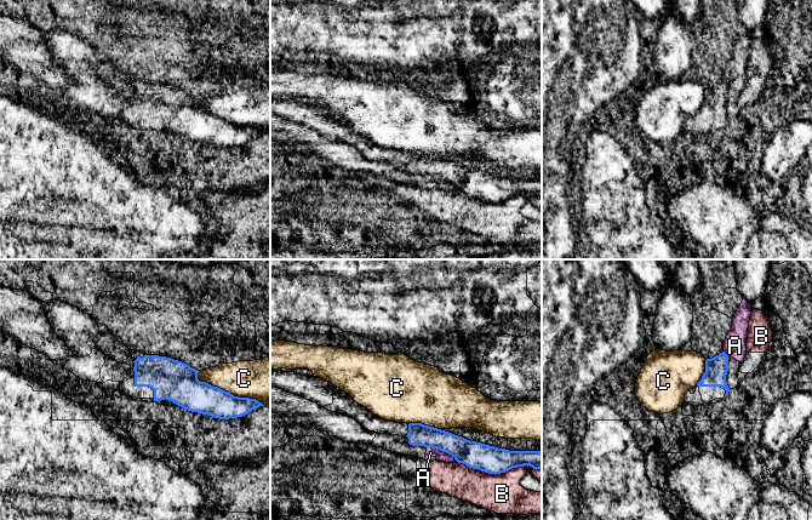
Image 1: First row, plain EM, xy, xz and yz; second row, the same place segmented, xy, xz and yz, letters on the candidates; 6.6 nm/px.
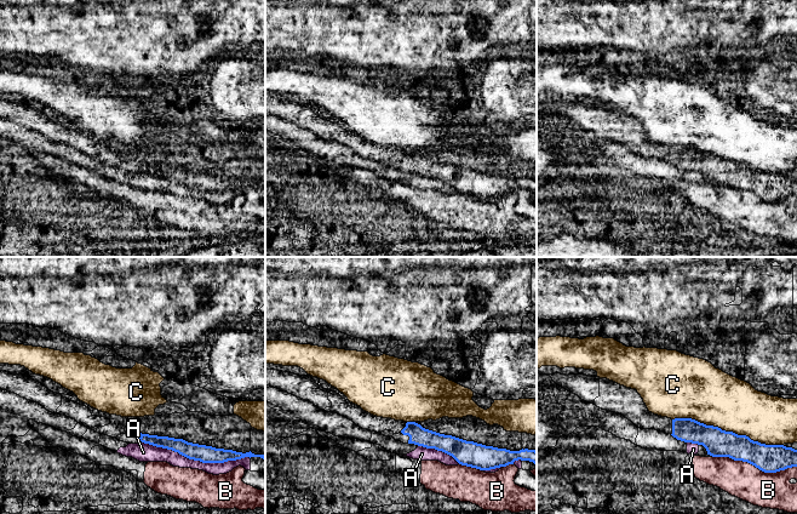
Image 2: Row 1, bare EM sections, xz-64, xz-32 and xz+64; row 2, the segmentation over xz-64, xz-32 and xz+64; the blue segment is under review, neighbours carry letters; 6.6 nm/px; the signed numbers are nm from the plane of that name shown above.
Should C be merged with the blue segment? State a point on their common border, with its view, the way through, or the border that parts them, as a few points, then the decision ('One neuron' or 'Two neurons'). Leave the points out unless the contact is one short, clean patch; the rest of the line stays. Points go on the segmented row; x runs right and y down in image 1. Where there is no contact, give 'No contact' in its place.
Touches blue at xy (228, 392). Two neurons

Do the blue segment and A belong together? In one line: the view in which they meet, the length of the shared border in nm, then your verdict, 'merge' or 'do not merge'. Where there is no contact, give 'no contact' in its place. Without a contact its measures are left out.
meets blue in xz; contact 240 nm long; do not merge

